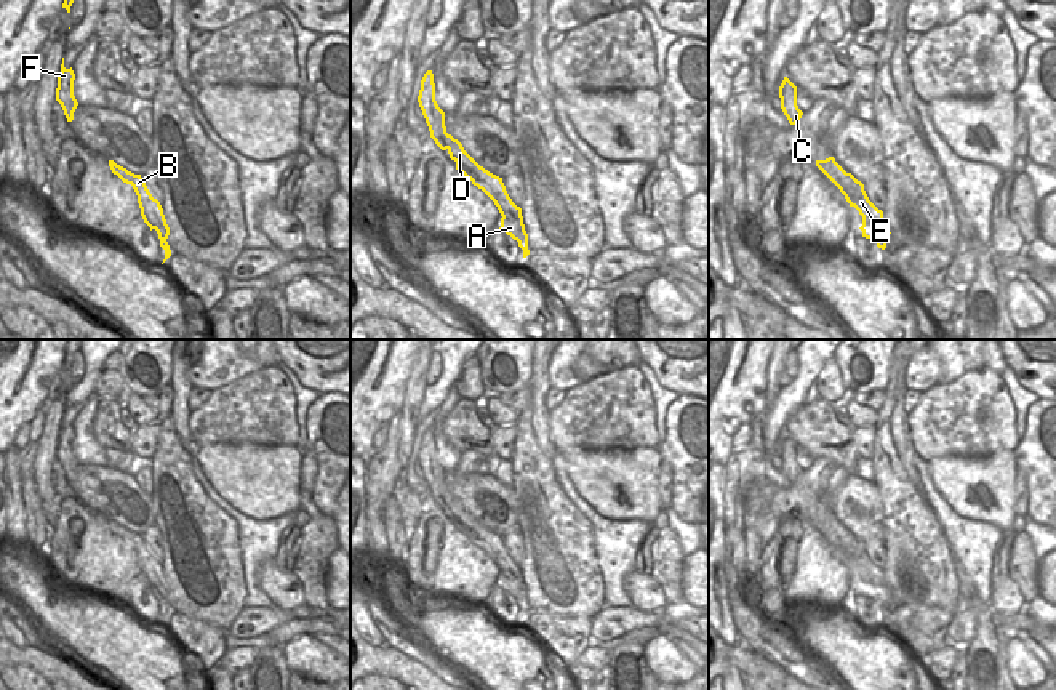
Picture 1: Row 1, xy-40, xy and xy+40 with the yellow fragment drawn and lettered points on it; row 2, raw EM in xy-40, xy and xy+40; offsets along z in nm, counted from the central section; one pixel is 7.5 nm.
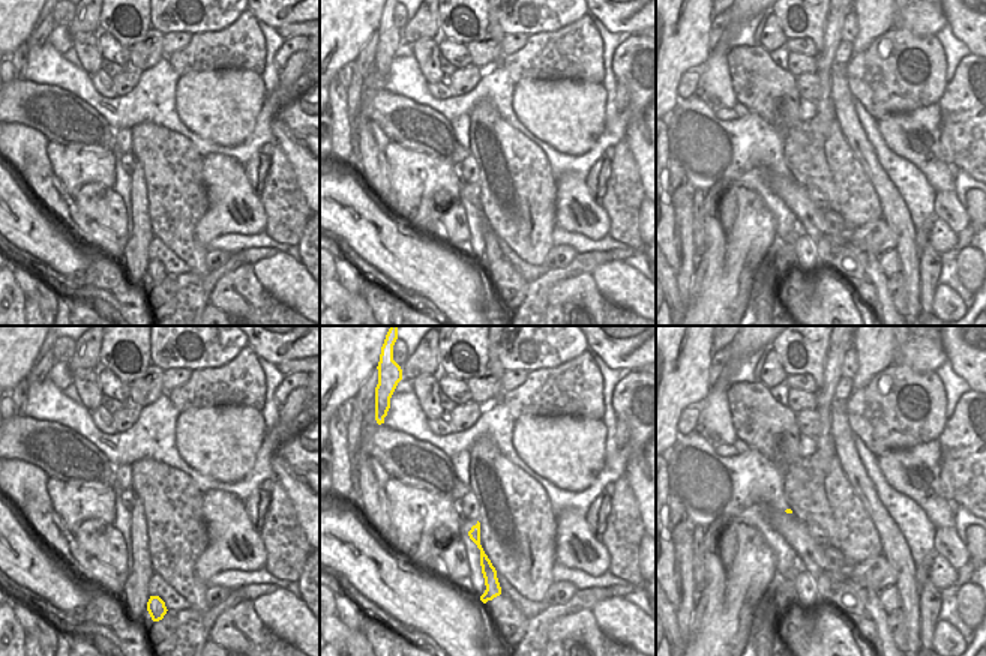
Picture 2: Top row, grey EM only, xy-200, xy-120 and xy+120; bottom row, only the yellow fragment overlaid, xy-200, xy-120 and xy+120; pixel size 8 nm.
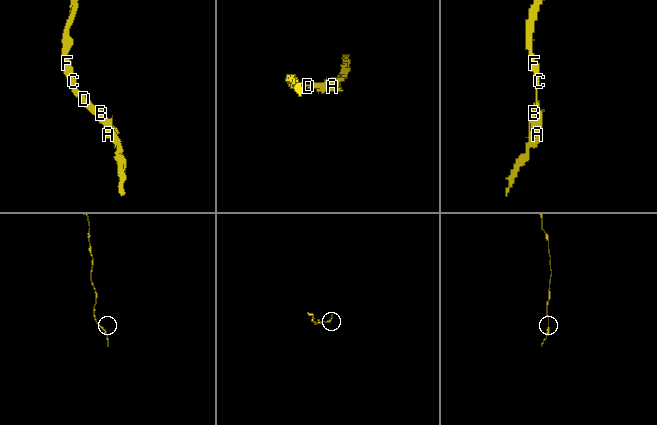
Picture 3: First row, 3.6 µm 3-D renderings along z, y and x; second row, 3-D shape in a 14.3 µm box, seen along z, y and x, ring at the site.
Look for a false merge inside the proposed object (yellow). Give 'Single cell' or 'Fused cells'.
Single cell

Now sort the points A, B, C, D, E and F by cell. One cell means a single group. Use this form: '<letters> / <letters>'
A B C D E F

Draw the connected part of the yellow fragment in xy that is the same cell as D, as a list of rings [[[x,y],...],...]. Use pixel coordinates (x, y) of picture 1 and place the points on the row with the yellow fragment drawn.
[[[427,70],[421,80],[418,96],[419,107],[435,144],[450,154],[456,162],[456,170],[462,173],[474,186],[482,189],[498,207],[501,213],[501,231],[518,242],[523,258],[530,255],[528,234],[525,231],[522,208],[509,197],[502,178],[480,166],[462,147],[462,144],[446,133],[445,112],[435,101],[435,83],[432,70]]]

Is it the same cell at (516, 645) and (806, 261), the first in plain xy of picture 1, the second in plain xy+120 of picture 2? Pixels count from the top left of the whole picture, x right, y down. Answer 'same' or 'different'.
different

